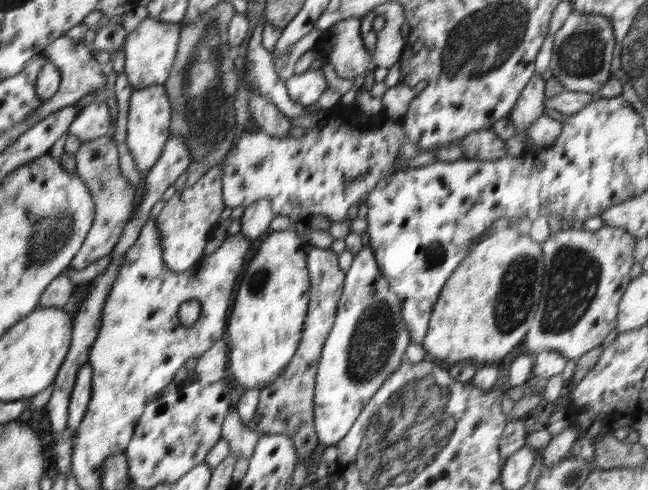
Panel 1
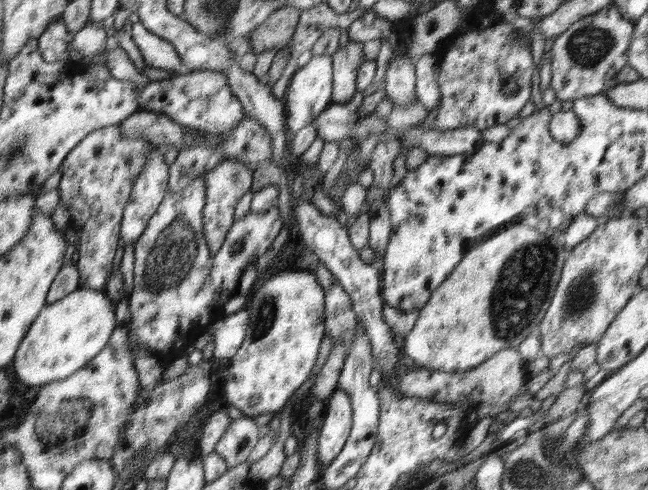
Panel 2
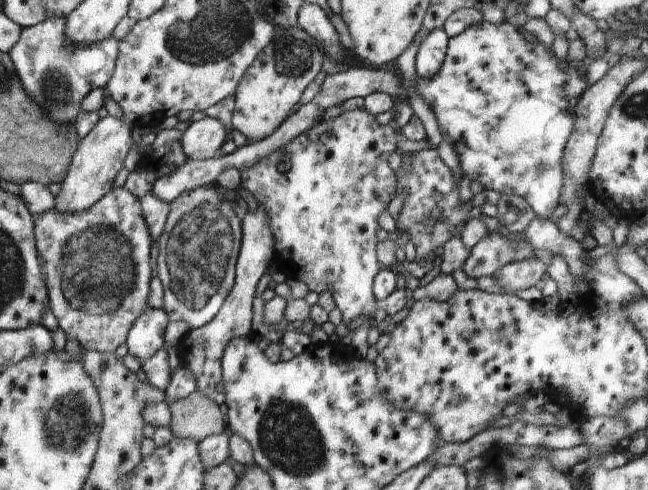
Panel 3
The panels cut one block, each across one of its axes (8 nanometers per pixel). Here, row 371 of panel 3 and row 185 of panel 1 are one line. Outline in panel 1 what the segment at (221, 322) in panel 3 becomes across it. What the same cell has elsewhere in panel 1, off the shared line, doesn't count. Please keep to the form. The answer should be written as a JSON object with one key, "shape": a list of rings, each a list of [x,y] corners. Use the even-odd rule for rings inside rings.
{"shape":[[[221,165],[208,169],[194,184],[184,187],[165,202],[155,219],[162,235],[162,259],[168,269],[174,272],[186,271],[205,256],[204,248],[220,222],[220,215],[225,207]]]}

